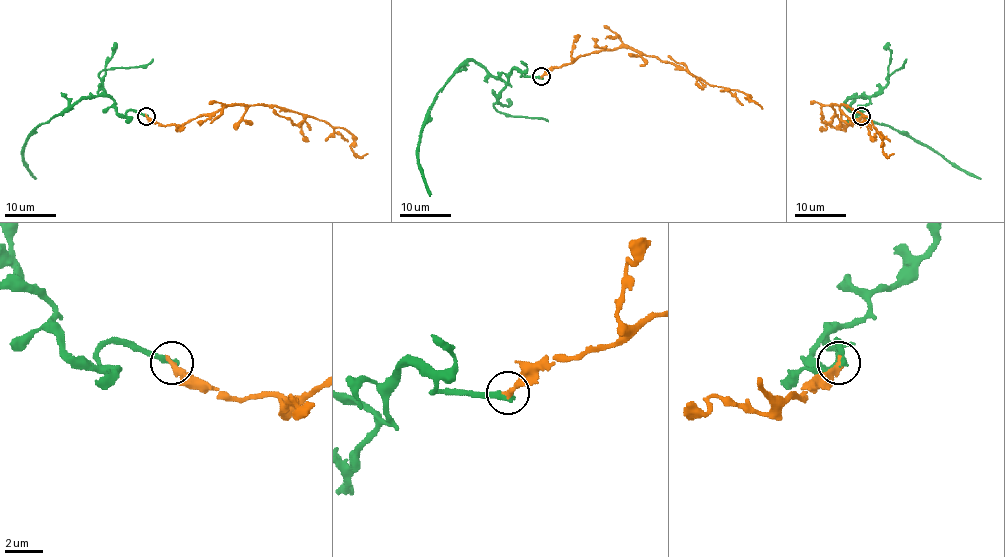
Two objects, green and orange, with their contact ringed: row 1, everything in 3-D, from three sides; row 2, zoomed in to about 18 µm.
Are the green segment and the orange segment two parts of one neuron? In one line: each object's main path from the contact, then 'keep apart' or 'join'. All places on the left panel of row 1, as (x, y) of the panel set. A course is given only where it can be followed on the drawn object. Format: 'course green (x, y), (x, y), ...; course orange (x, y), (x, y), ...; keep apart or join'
course green (146, 115), (129, 110), (126, 117), (120, 114), (106, 96), (69, 105), (27, 140), (23, 159), (35, 179); course orange (146, 115), (162, 126), (182, 124), (227, 106), (277, 105), (343, 127), (352, 135), (352, 150), (368, 153); join

